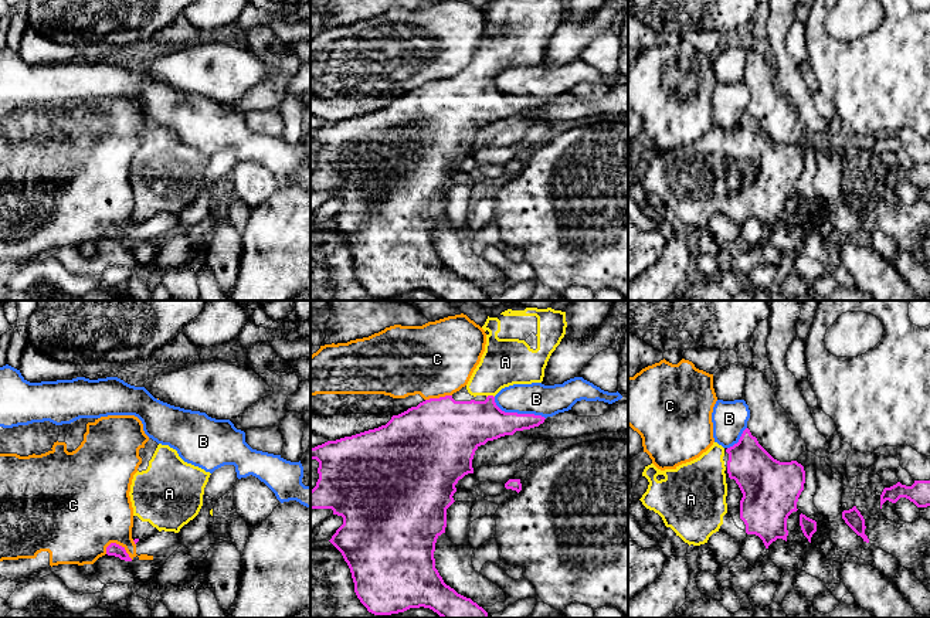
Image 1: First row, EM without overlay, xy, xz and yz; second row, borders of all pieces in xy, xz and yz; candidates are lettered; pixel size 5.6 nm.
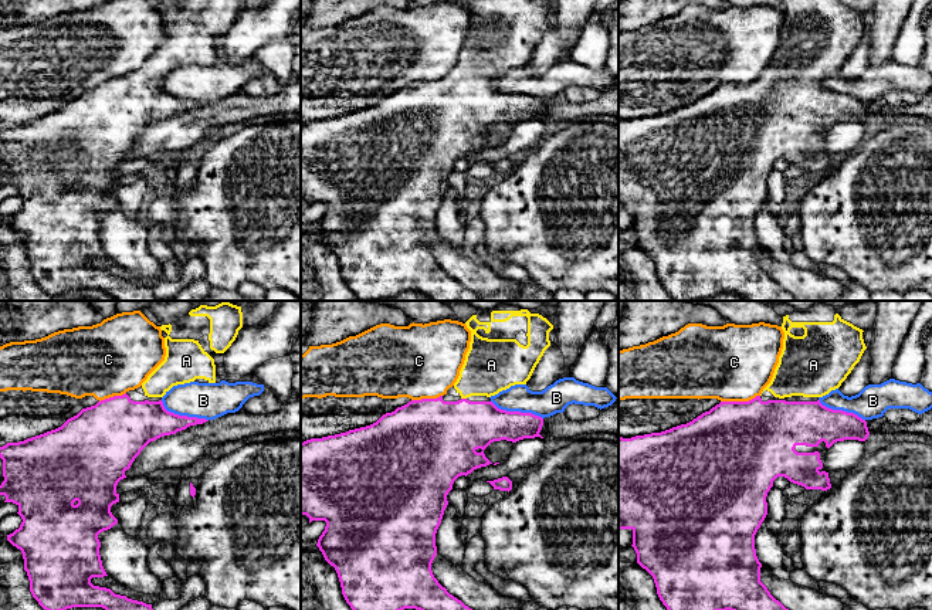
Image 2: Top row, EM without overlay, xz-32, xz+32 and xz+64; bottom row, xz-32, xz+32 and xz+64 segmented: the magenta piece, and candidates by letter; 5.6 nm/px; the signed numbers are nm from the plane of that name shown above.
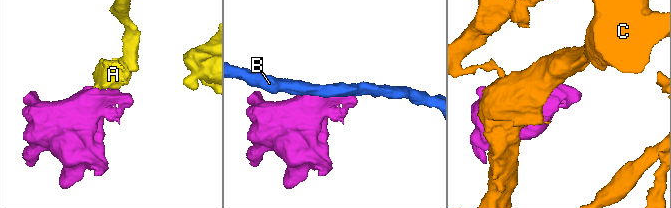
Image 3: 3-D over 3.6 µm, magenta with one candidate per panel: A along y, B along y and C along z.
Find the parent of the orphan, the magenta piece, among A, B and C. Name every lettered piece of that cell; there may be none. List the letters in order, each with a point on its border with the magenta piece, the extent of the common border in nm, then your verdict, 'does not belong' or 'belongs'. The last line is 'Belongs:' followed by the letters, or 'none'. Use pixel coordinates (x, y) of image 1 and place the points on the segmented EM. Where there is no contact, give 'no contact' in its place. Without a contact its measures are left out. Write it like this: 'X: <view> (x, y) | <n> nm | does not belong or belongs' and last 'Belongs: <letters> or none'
A: xz (489, 396) | 50 nm | belongs
B: xz (516, 413) | 320 nm | does not belong
C: xy (118, 545) | 170 nm | does not belong
Belongs: A

